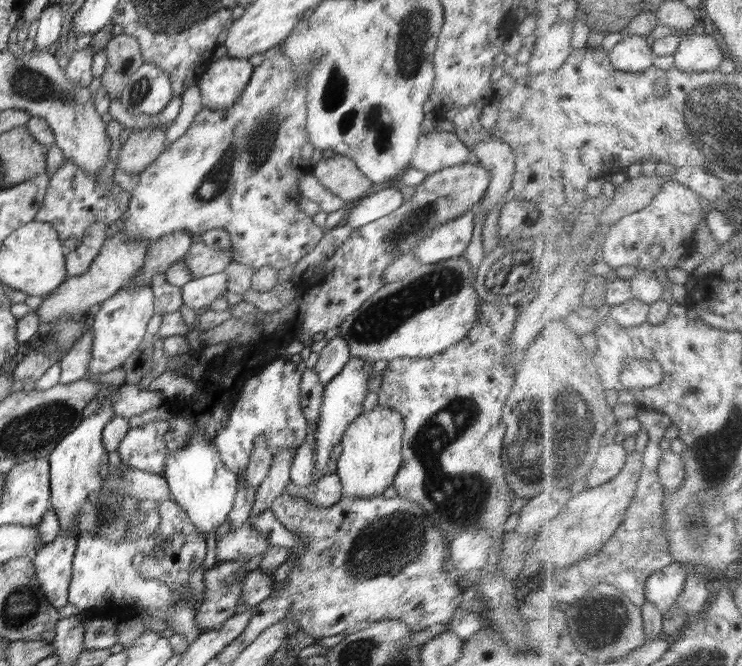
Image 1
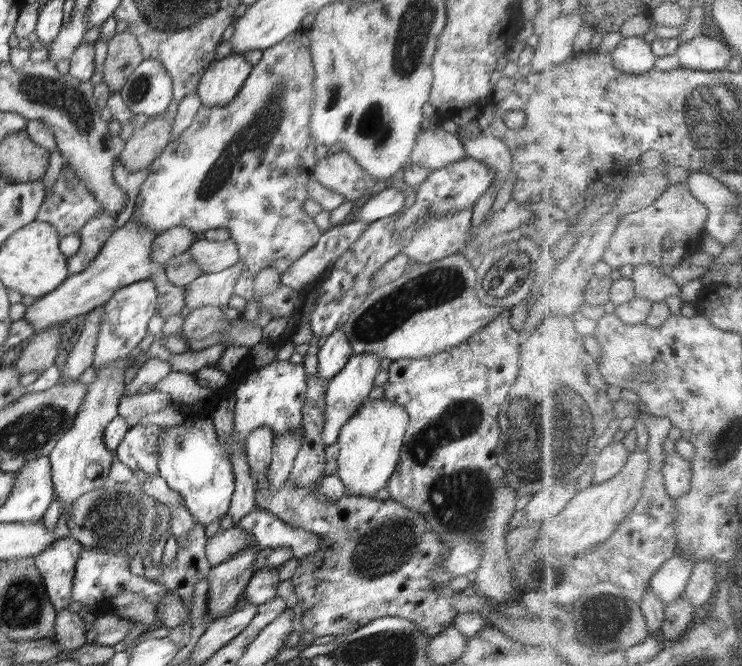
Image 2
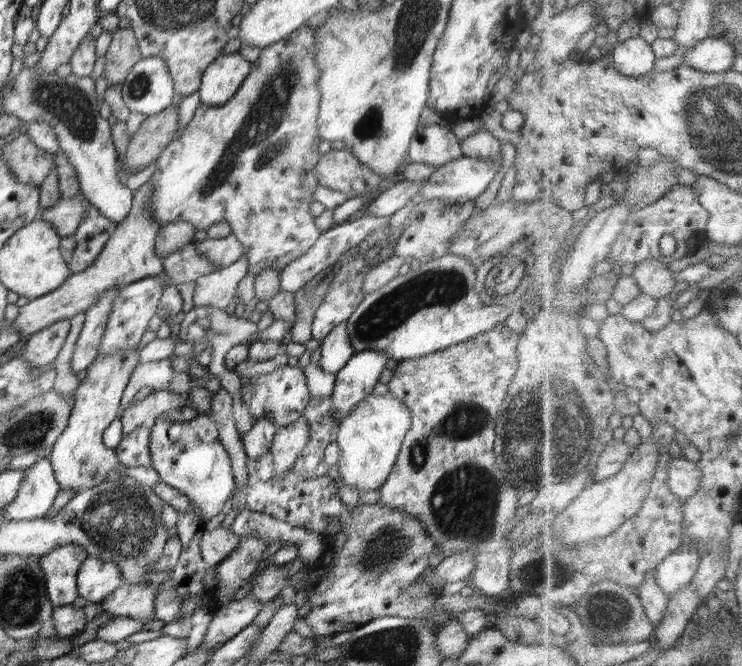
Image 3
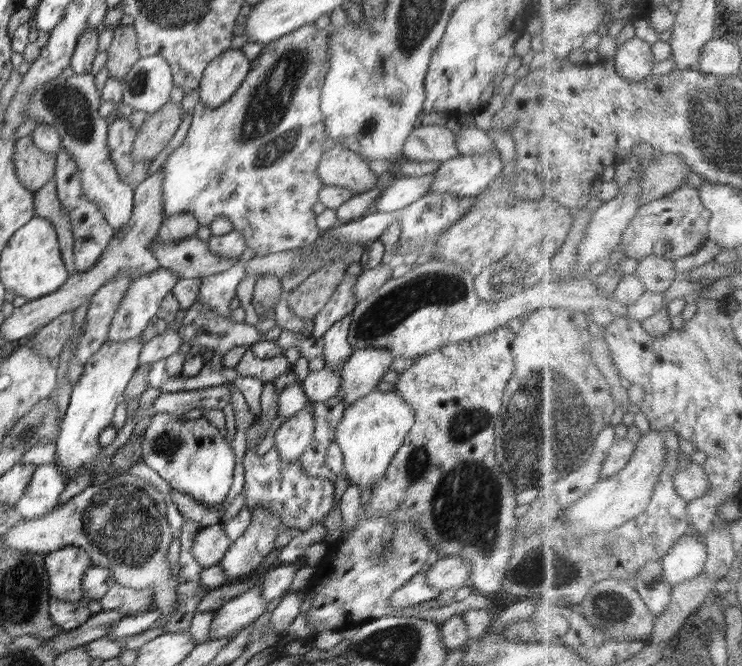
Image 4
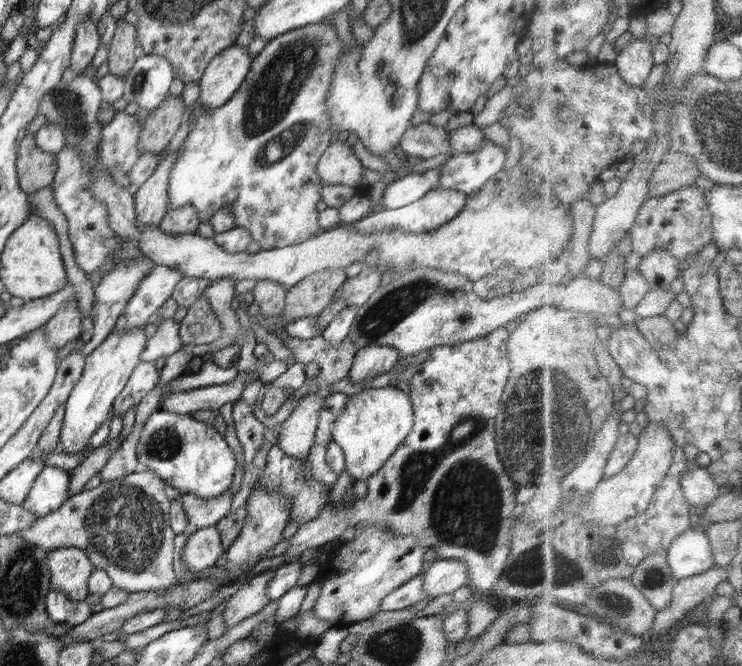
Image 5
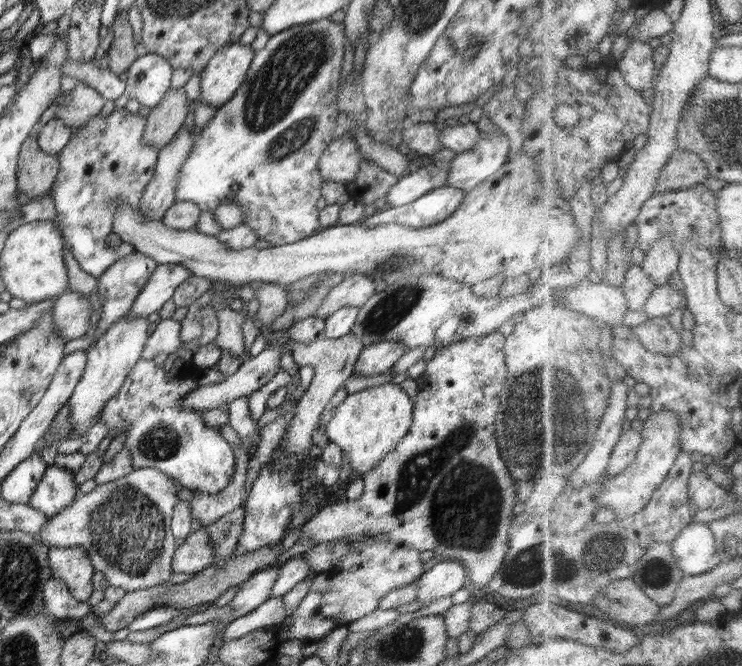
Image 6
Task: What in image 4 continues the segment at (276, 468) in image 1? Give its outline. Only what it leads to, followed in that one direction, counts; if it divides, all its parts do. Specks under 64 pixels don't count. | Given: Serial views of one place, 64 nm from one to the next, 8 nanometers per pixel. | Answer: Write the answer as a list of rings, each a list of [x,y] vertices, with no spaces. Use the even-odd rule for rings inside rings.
[[[312,402],[306,403],[304,409],[284,420],[274,433],[274,448],[285,463],[299,460],[311,445],[315,431],[312,409]]]

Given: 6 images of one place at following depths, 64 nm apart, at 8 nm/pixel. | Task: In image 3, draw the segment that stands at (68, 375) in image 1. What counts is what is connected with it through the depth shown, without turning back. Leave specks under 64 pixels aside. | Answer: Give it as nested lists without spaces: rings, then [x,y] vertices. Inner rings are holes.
[[[120,288],[106,290],[106,294],[94,302],[92,307],[84,313],[85,320],[72,356],[72,374],[85,371],[88,365],[99,354],[100,343],[108,323],[108,316],[112,311],[112,303],[118,297]]]

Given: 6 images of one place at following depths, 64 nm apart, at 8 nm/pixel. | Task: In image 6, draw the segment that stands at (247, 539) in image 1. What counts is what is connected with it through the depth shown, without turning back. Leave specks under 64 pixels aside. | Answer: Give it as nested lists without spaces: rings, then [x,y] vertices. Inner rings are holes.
[[[206,528],[191,532],[184,543],[176,547],[172,557],[171,570],[180,573],[180,579],[191,577],[206,568],[210,561],[214,561],[215,554],[211,548],[211,538]]]

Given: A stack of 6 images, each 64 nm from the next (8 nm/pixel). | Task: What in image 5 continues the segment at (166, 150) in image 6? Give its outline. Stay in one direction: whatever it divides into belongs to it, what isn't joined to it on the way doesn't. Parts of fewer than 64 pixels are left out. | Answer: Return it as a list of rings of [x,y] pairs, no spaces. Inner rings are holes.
[[[178,151],[165,155],[154,174],[134,194],[139,225],[158,227],[170,209],[169,174],[178,157]]]

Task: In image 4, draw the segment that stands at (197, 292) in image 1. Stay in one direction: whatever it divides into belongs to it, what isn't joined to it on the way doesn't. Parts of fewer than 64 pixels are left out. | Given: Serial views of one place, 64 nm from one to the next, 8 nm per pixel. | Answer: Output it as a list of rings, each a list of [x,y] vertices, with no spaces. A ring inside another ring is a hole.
[[[247,246],[246,251],[240,256],[238,264],[216,276],[202,280],[200,291],[196,300],[206,304],[222,317],[230,319],[232,311],[230,305],[237,296],[238,284],[247,276],[246,262],[254,257],[254,250]]]

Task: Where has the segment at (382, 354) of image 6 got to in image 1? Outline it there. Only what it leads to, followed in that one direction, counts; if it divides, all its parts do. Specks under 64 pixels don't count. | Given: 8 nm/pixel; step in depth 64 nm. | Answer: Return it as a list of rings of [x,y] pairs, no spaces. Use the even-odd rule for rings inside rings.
[[[352,357],[335,378],[332,378],[332,381],[323,388],[320,420],[315,429],[315,475],[311,483],[315,483],[321,476],[328,473],[326,462],[330,460],[330,450],[341,441],[348,424],[362,414],[362,403],[368,394],[368,376],[372,372],[372,366],[372,361]]]

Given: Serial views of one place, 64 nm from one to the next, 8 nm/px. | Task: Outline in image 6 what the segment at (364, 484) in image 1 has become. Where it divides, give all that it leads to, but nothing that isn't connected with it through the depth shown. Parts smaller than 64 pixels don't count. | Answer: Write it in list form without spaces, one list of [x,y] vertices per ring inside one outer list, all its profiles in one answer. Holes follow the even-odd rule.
[[[397,379],[392,383],[347,395],[344,402],[333,408],[332,418],[327,422],[324,433],[329,442],[340,446],[350,460],[351,468],[354,468],[352,476],[360,478],[367,470],[372,470],[404,438],[412,421],[413,400],[399,386]]]

